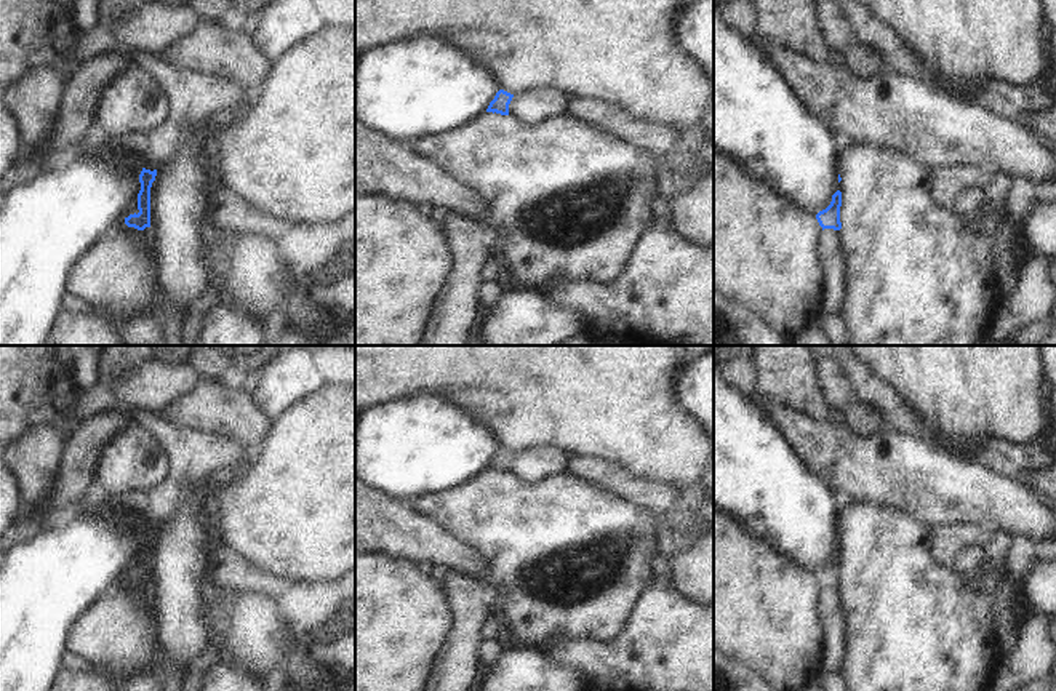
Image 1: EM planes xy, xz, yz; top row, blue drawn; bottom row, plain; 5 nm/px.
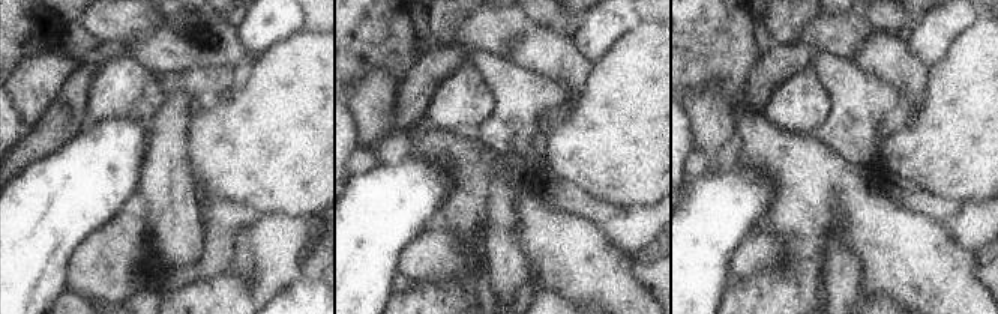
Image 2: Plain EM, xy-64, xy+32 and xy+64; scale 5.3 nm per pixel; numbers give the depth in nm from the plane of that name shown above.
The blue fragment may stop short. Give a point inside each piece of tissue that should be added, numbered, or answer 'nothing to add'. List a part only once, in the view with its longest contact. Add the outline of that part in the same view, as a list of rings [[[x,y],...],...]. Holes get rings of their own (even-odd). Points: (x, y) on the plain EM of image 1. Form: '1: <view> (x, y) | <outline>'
1: xy (204, 458) | [[[123,411],[130,422],[146,427],[157,438],[170,459],[168,478],[160,486],[144,493],[147,499],[141,512],[144,526],[154,529],[163,518],[171,517],[181,494],[178,483],[182,477],[189,477],[194,485],[194,497],[202,504],[202,518],[210,531],[205,510],[210,504],[211,483],[237,472],[245,464],[245,446],[226,435],[173,427],[152,411]]]
2: yz (831, 607) | [[[822,589],[819,613],[826,632],[824,670],[840,672],[848,653],[848,625],[840,589]]]

